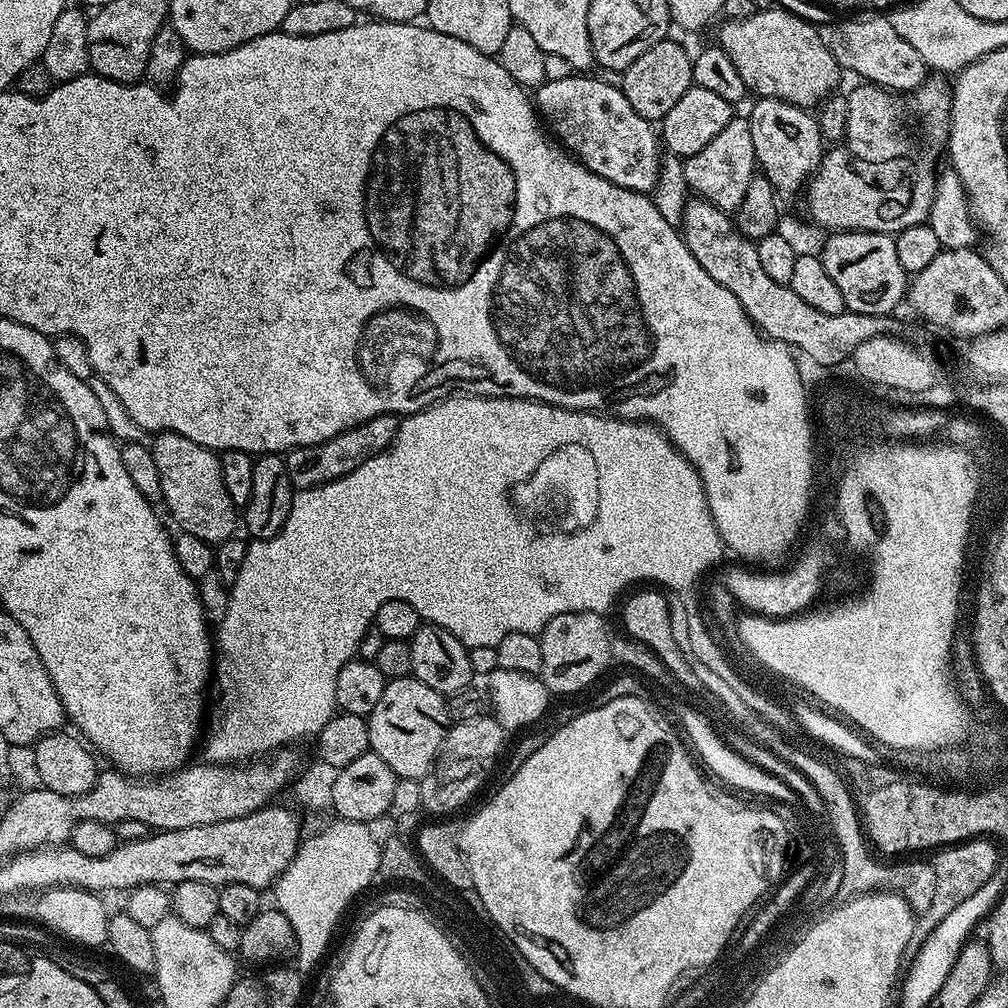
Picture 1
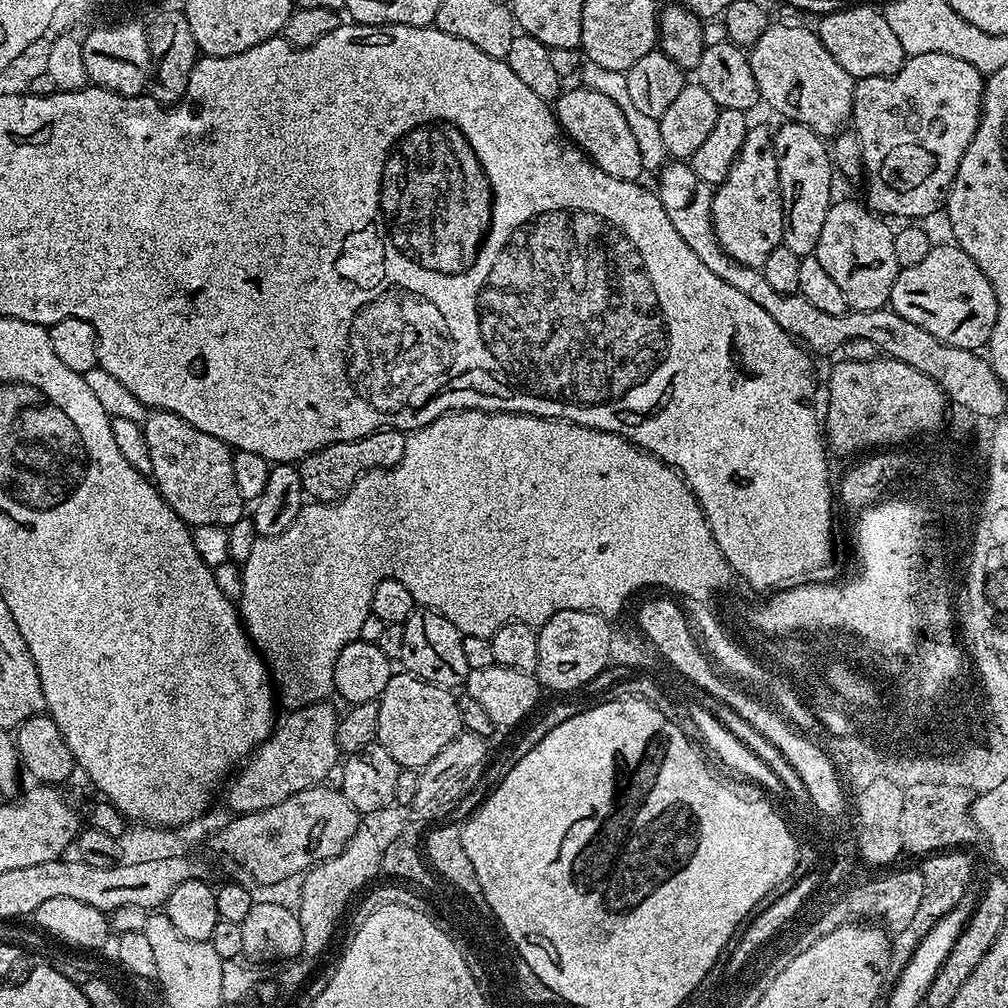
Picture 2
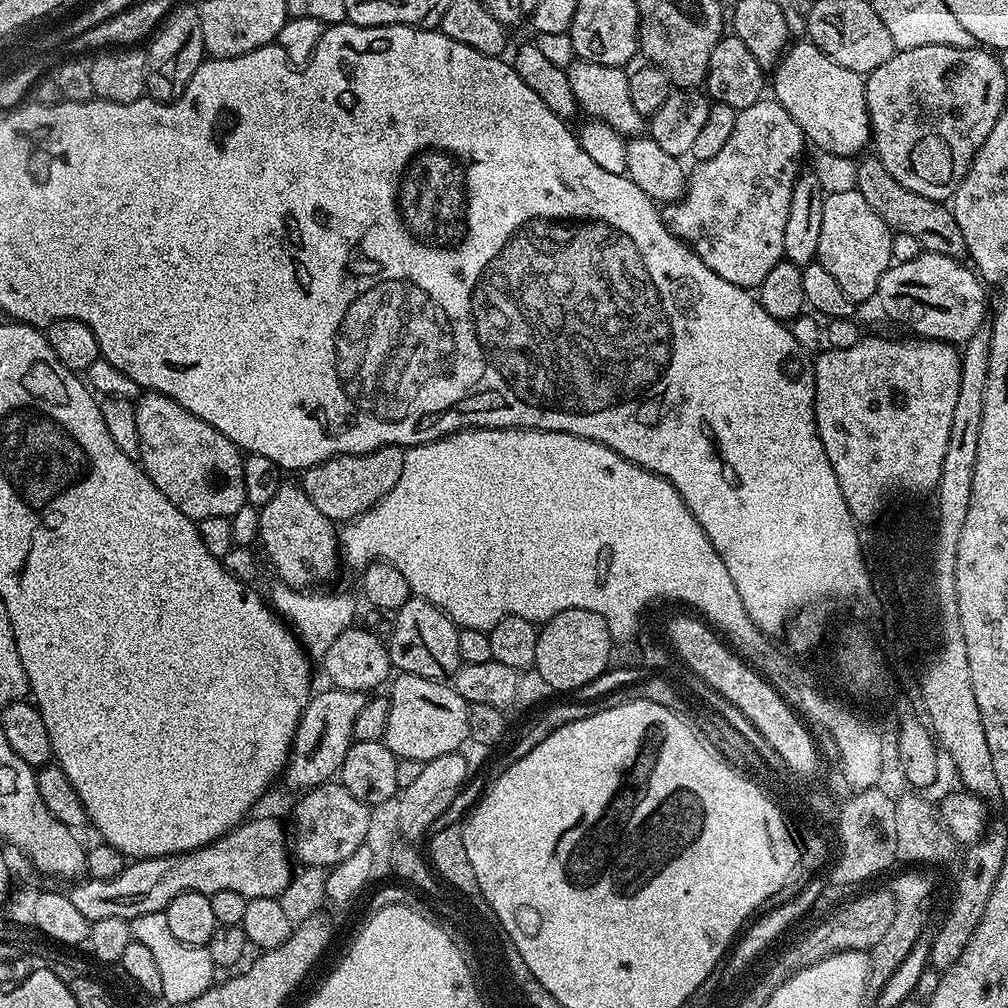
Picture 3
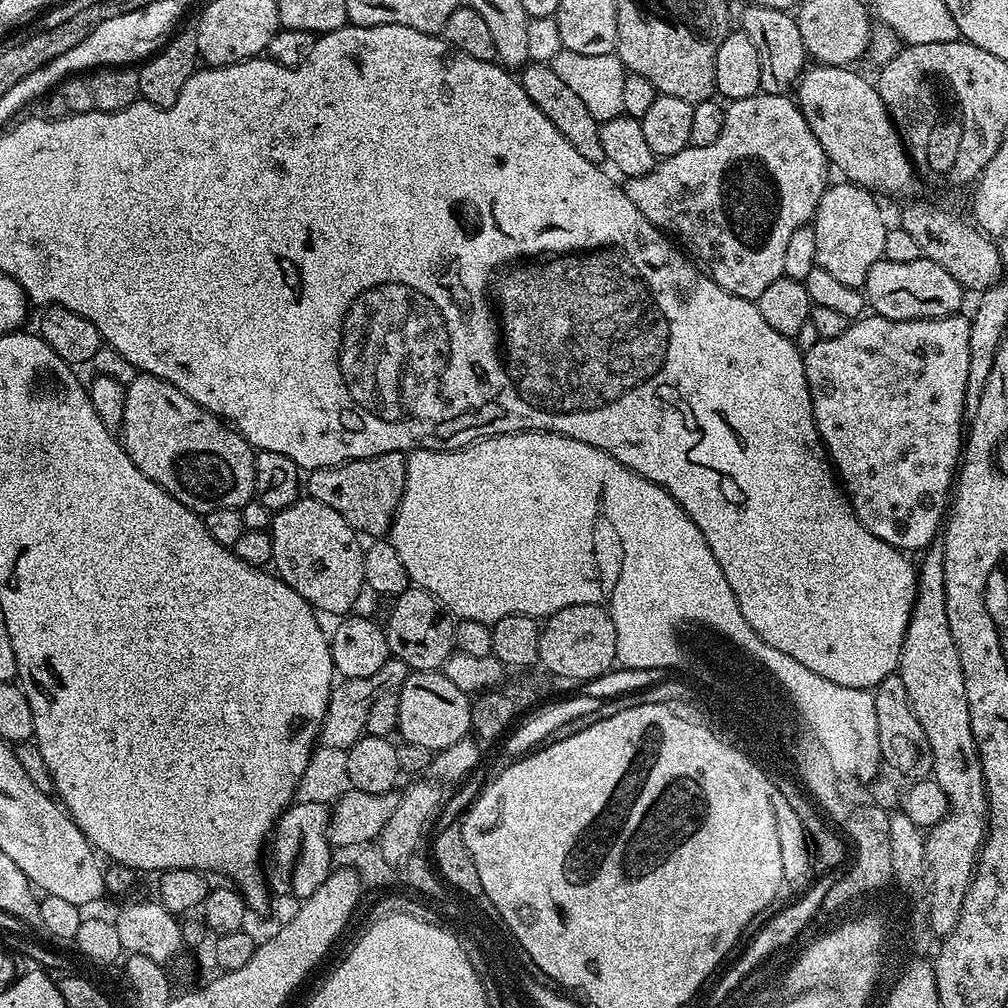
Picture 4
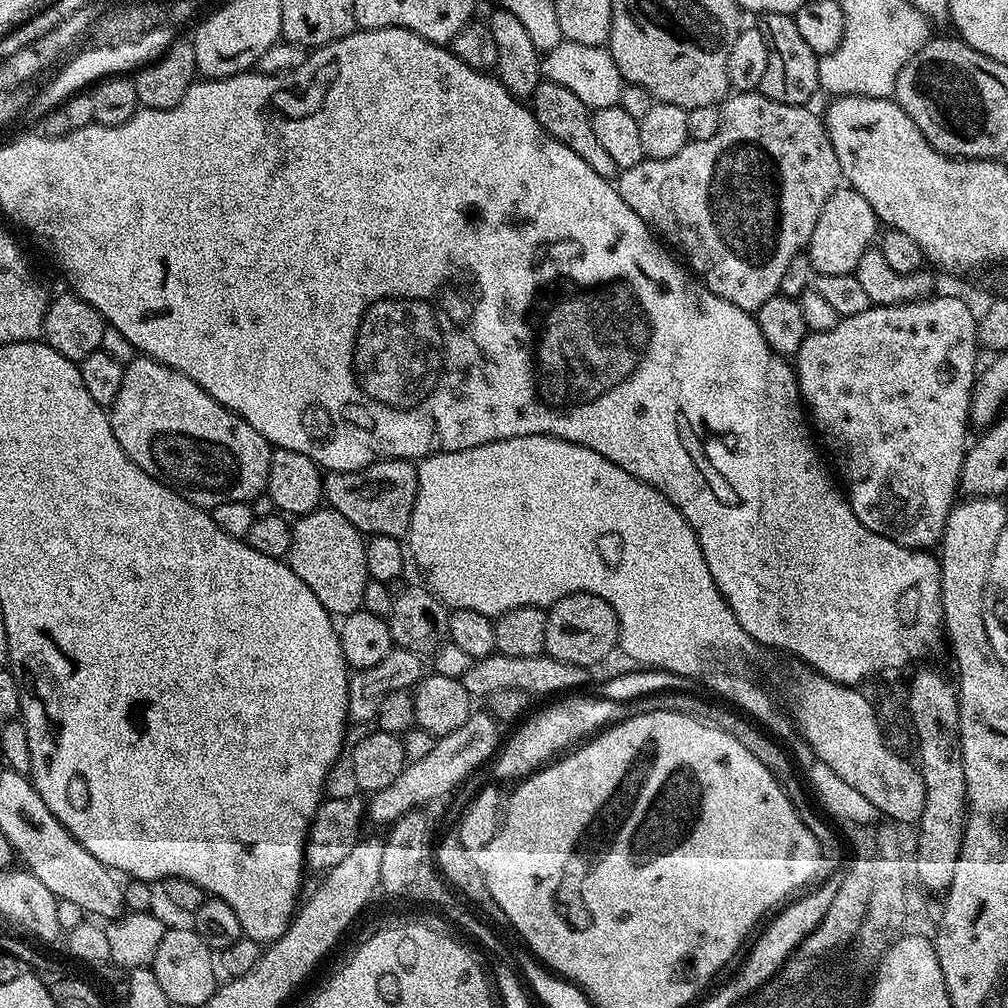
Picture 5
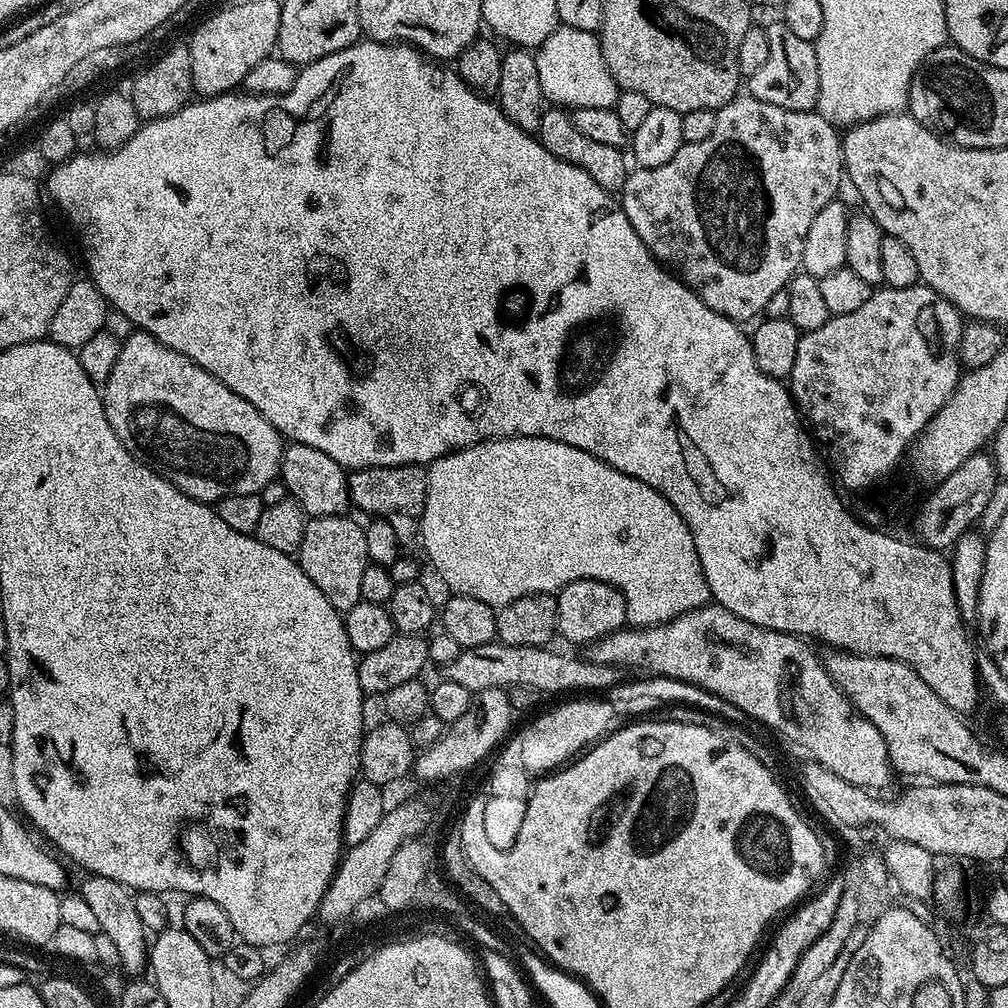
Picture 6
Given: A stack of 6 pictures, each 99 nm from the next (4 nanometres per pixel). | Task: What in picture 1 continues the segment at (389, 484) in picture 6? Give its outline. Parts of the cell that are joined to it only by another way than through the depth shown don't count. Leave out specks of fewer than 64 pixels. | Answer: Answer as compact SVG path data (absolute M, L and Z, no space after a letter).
M382 414L378 418L362 422L321 444L311 444L305 448L293 448L286 456L293 489L313 488L319 484L337 480L350 474L350 470L362 466L362 462L382 454L391 446L392 439L396 437L396 432L400 428L400 422L401 417L399 416Z

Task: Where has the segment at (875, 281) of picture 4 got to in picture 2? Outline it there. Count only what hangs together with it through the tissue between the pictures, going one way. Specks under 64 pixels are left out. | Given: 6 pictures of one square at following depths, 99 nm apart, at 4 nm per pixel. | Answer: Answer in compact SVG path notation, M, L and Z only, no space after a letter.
M954 242L947 243L937 243L923 262L900 269L890 307L902 314L906 322L922 326L926 334L934 334L934 338L950 346L980 350L987 345L998 322L998 298L974 258Z

